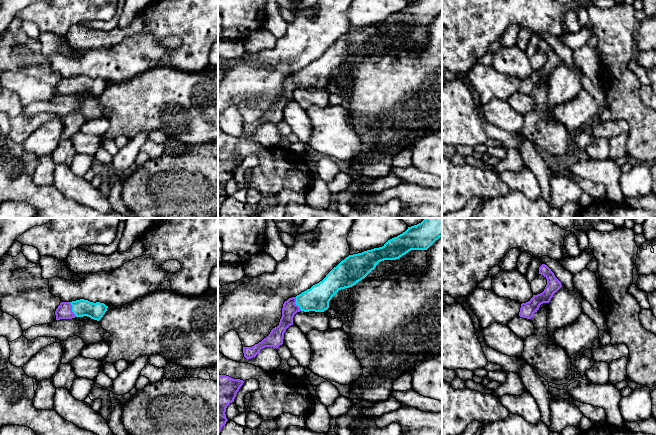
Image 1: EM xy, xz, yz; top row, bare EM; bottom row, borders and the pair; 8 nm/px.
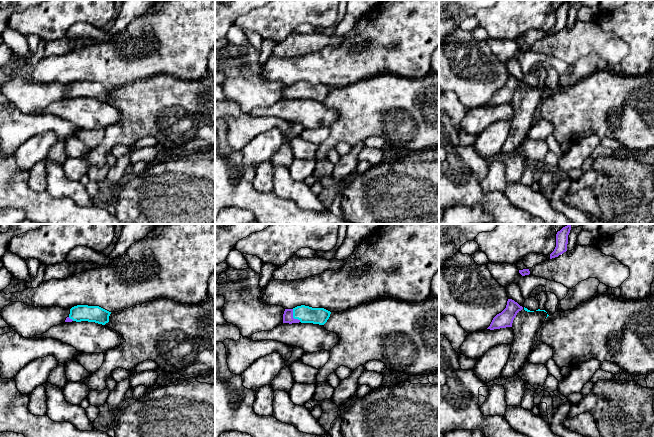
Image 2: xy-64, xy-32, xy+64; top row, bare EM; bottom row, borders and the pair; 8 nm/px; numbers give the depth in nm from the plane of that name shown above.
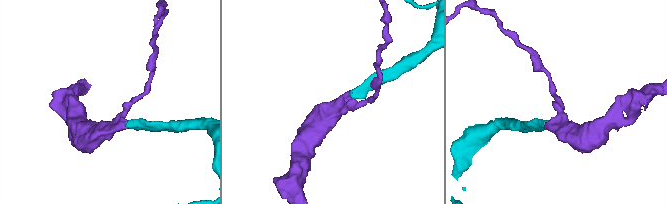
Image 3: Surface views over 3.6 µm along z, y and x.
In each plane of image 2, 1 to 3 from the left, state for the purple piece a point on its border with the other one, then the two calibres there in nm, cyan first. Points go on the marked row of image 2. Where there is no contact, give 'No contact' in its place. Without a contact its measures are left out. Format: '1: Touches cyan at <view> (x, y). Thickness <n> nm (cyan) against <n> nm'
1: Touches cyan at xy-64 (71, 318). Thickness 130 nm (cyan) against 40 nm
2: Touches cyan at xy-32 (293, 317). Thickness 140 nm (cyan) against 80 nm
3: No contact

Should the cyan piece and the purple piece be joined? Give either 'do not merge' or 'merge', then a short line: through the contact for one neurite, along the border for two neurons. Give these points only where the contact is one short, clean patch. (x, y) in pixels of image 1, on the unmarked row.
merge | xy (80, 84), (72, 85), (64, 87)

